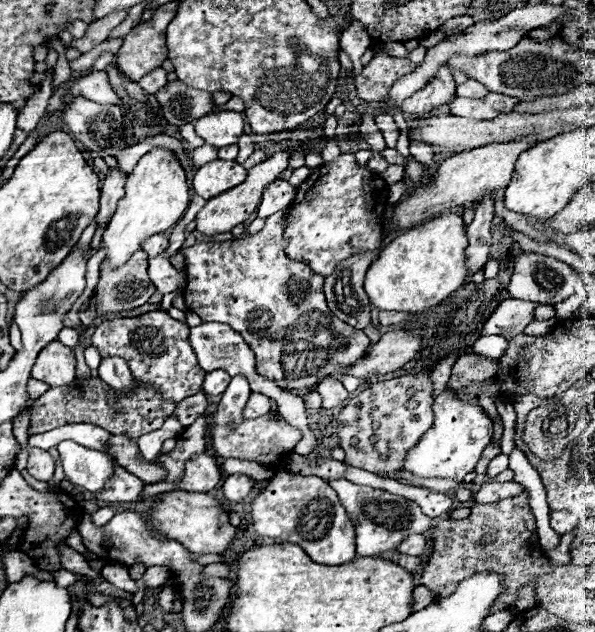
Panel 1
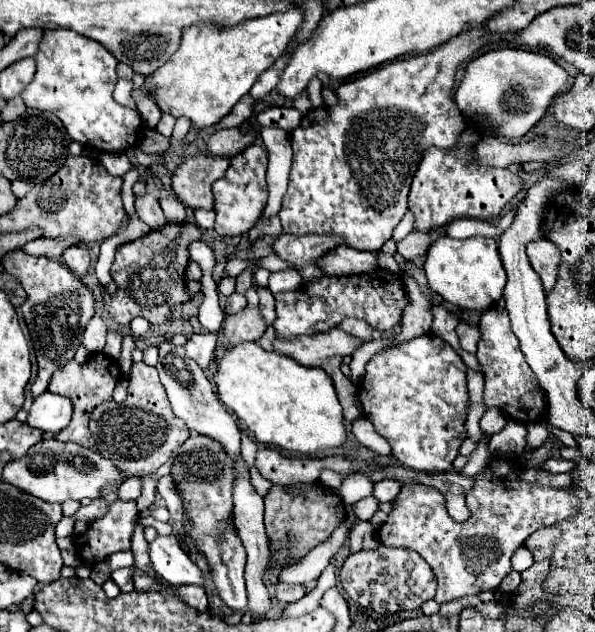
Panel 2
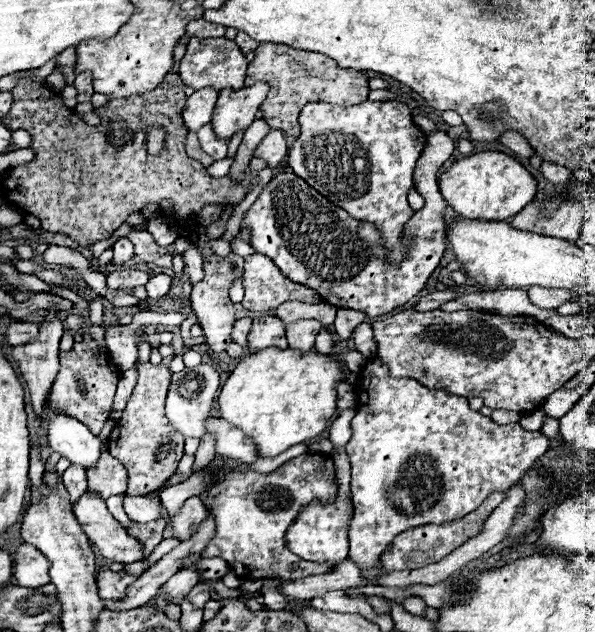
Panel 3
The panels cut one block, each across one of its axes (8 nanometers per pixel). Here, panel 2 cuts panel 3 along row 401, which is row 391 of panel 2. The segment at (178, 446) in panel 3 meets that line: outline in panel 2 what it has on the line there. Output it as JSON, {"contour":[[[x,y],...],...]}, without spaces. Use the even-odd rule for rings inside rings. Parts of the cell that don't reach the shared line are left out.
{"contour":[[[144,362],[132,366],[130,388],[124,404],[104,402],[90,414],[90,430],[96,448],[104,458],[110,458],[128,476],[146,476],[156,472],[170,454],[190,436],[186,424],[174,416],[166,398],[164,386],[158,380],[158,370]]]}

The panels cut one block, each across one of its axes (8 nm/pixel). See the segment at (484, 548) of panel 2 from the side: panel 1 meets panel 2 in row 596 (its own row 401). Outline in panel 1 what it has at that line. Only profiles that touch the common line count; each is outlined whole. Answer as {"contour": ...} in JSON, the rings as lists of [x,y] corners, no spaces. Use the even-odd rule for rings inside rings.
{"contour":[[[444,390],[432,406],[434,422],[430,430],[418,440],[418,444],[406,454],[404,460],[404,472],[412,472],[420,478],[446,478],[462,482],[468,472],[474,470],[482,450],[492,440],[492,420],[488,414],[474,404],[466,404],[458,400],[452,392]]]}

